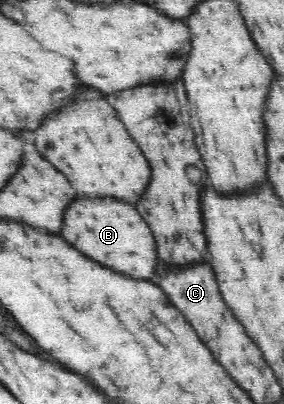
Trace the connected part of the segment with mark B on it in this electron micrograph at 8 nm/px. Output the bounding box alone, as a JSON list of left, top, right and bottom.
[64,199,161,281]

